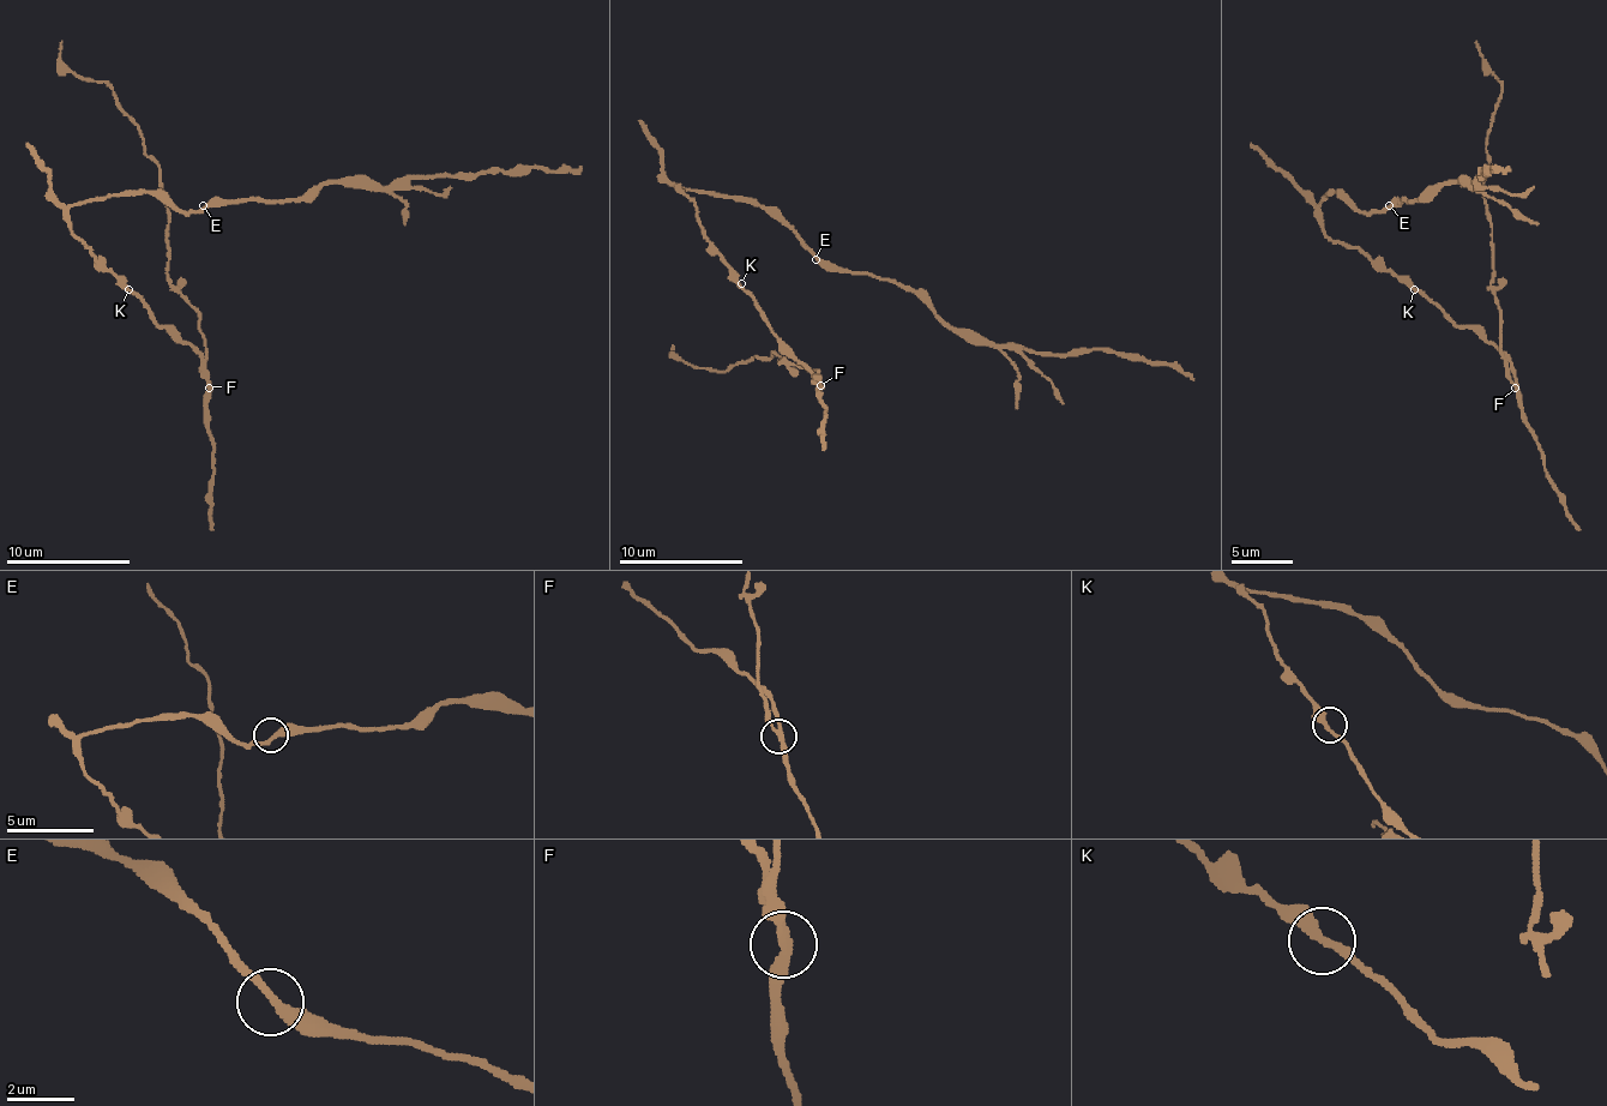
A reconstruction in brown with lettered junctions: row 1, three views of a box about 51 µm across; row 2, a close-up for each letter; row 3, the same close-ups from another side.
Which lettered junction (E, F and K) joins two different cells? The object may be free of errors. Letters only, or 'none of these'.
F

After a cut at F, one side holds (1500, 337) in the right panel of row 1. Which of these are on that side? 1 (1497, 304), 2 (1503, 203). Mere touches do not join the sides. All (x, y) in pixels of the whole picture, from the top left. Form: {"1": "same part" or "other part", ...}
{"1": "same part", "2": "other part"}

